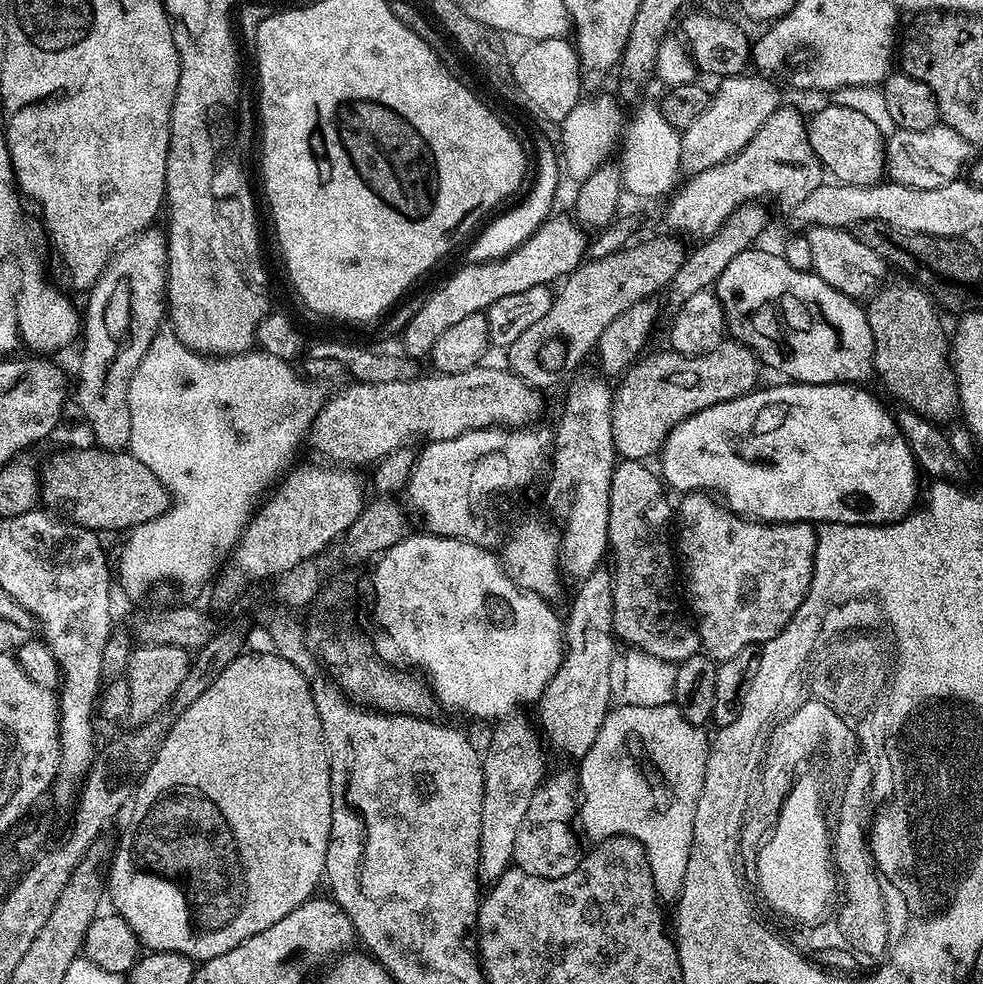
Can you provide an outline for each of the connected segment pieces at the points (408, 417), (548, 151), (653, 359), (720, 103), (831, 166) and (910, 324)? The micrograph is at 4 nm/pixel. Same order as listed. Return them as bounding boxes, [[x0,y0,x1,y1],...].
[[310,366,545,466],[467,136,562,264],[612,338,762,462],[680,74,781,175],[807,103,886,184],[866,283,960,422]]

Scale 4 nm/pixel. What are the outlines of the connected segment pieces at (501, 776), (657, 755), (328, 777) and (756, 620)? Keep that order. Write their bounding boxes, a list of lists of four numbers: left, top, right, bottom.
[[477,714,546,886],[578,703,710,901],[106,652,332,962],[678,492,816,662]]

